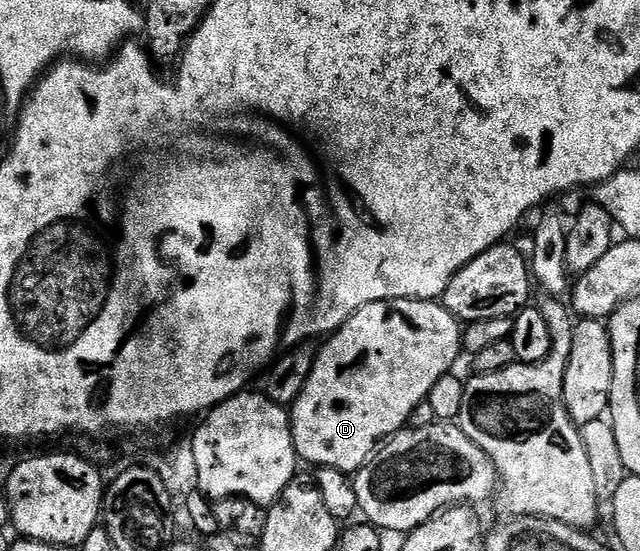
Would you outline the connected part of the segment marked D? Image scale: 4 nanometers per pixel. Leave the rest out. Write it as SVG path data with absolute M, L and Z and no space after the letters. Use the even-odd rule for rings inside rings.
M415 299L411 301L379 301L378 303L370 303L358 310L346 324L331 334L324 343L324 346L322 344L319 346L314 371L310 371L302 395L298 395L296 404L291 406L292 438L294 439L297 458L301 462L309 461L312 467L334 467L338 471L352 475L355 474L357 469L361 469L377 452L381 442L399 433L408 425L414 407L418 407L421 403L427 401L428 393L434 387L434 383L438 383L438 379L449 376L453 372L452 364L459 357L462 357L462 325L444 308L443 304L436 301L417 301Z

